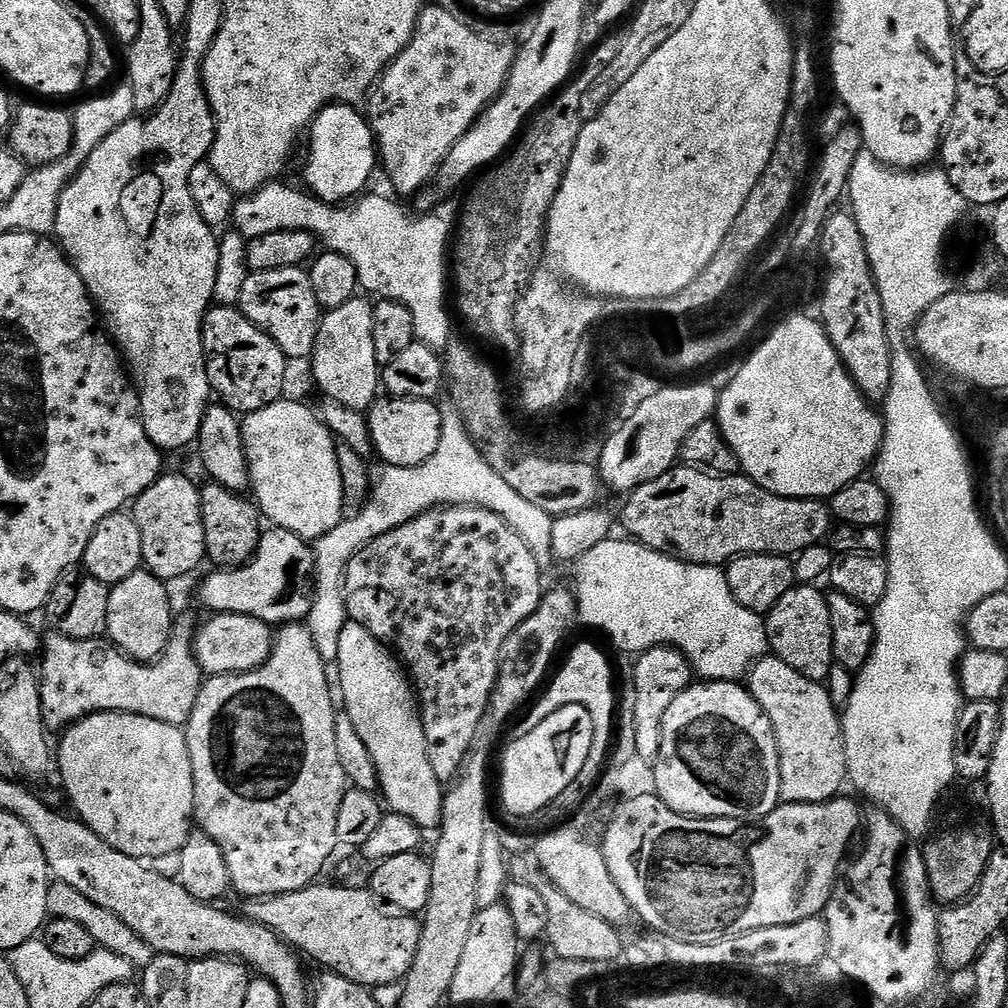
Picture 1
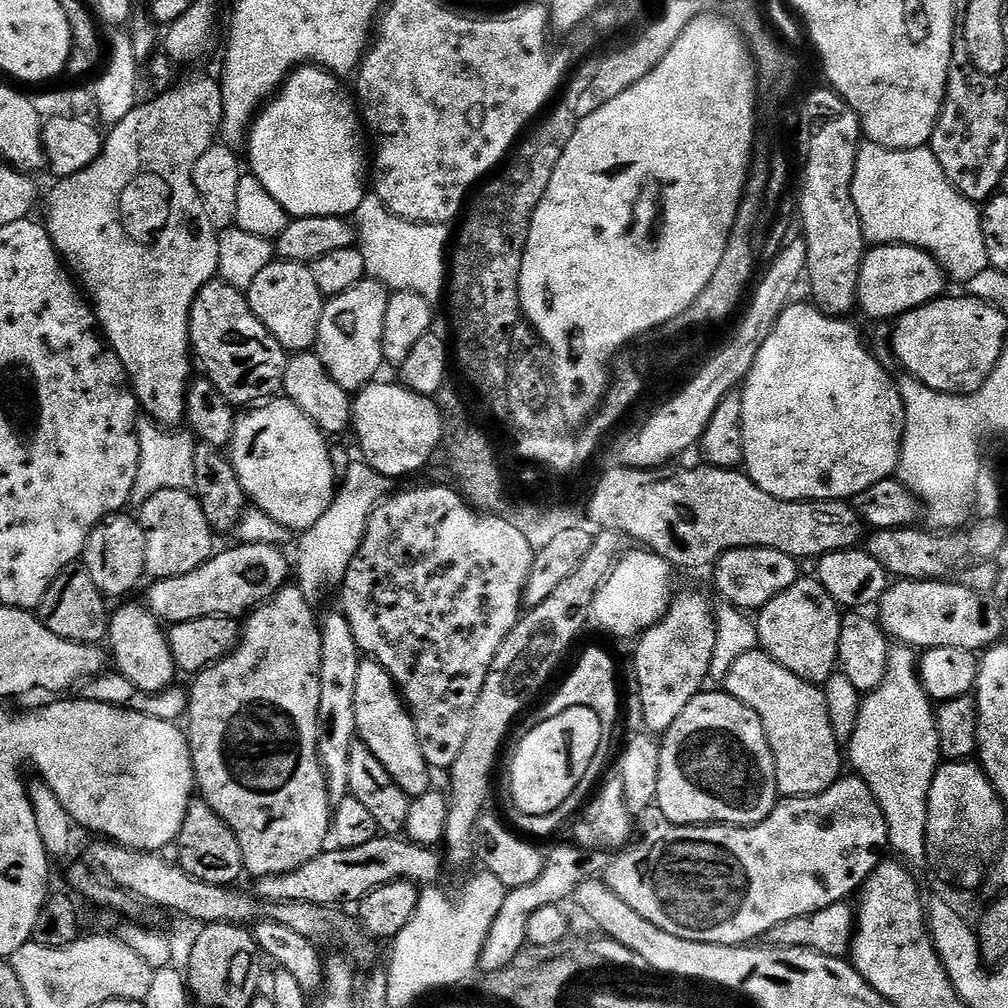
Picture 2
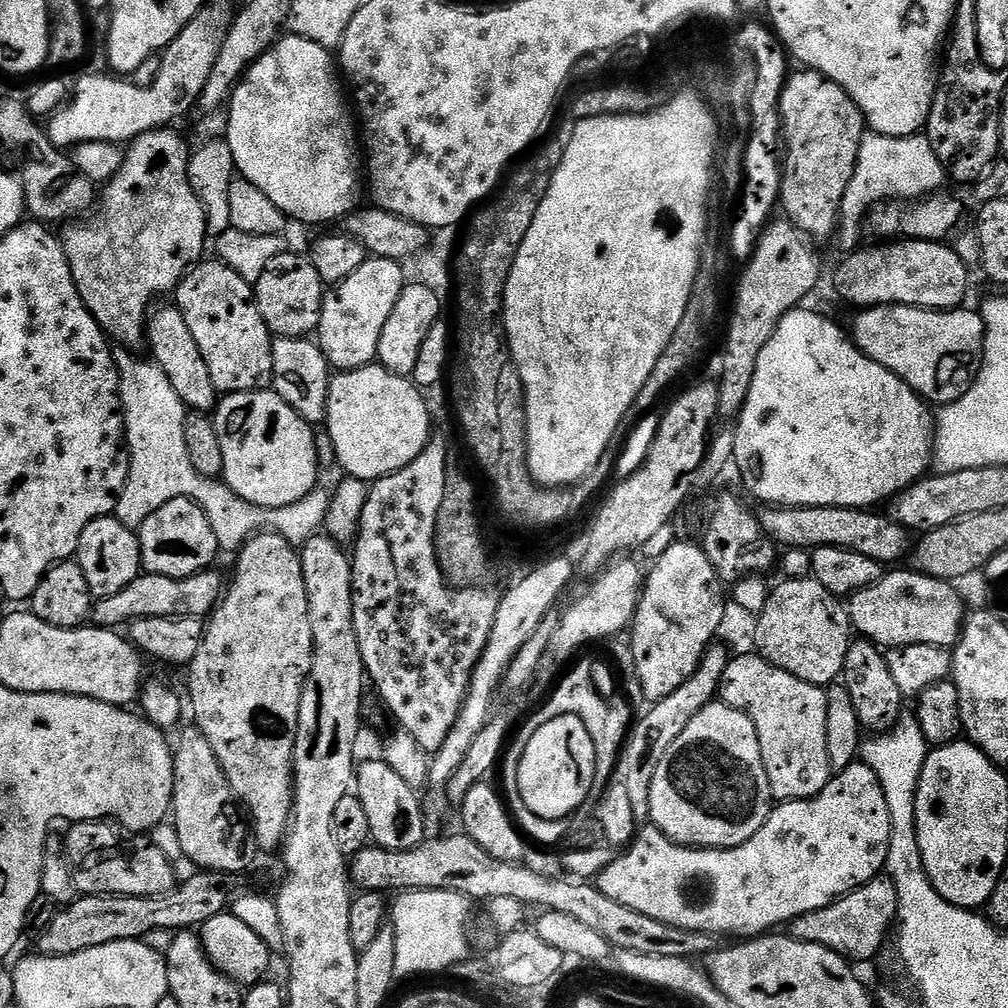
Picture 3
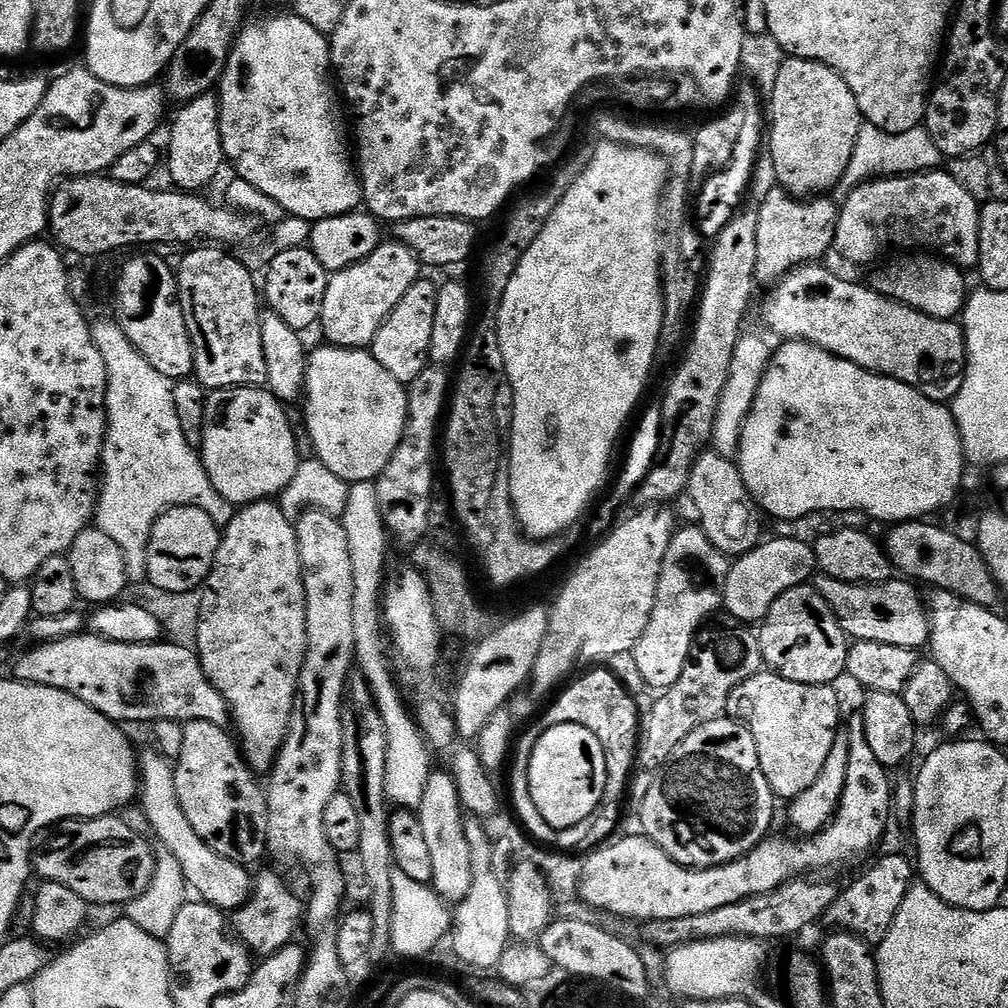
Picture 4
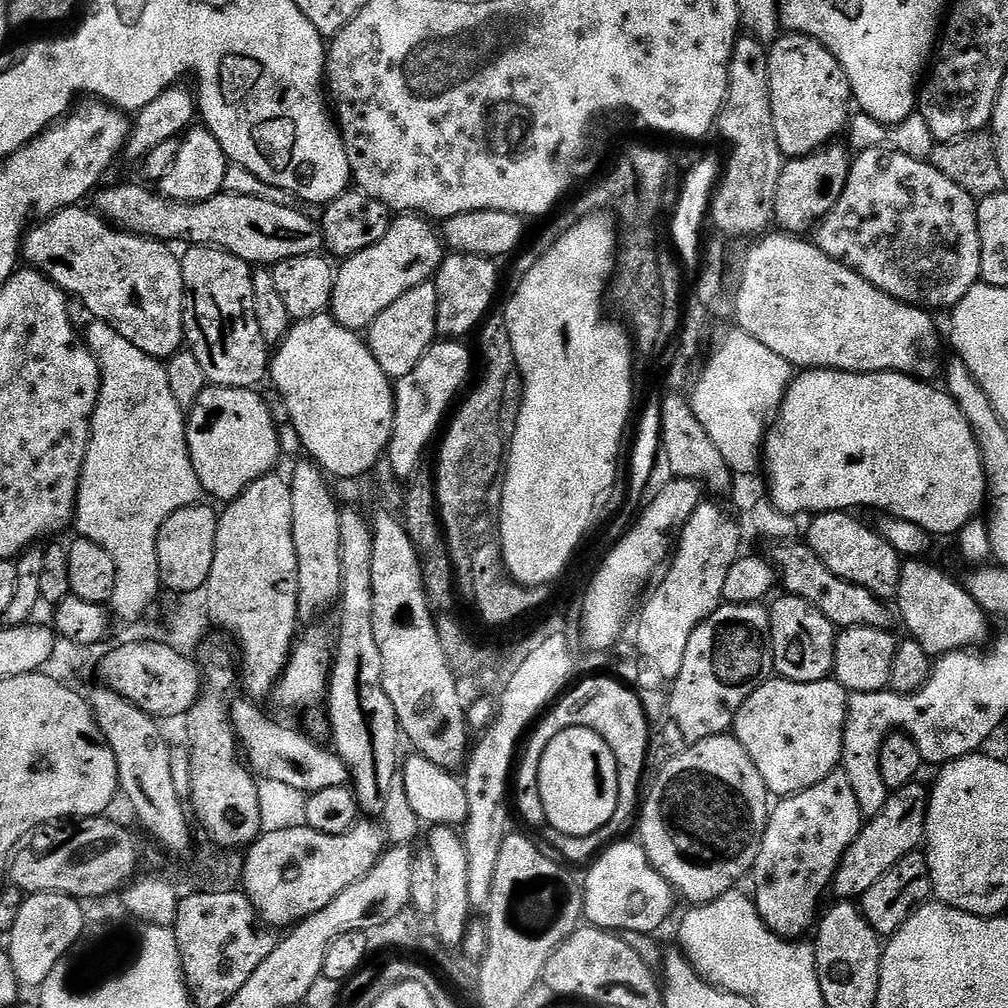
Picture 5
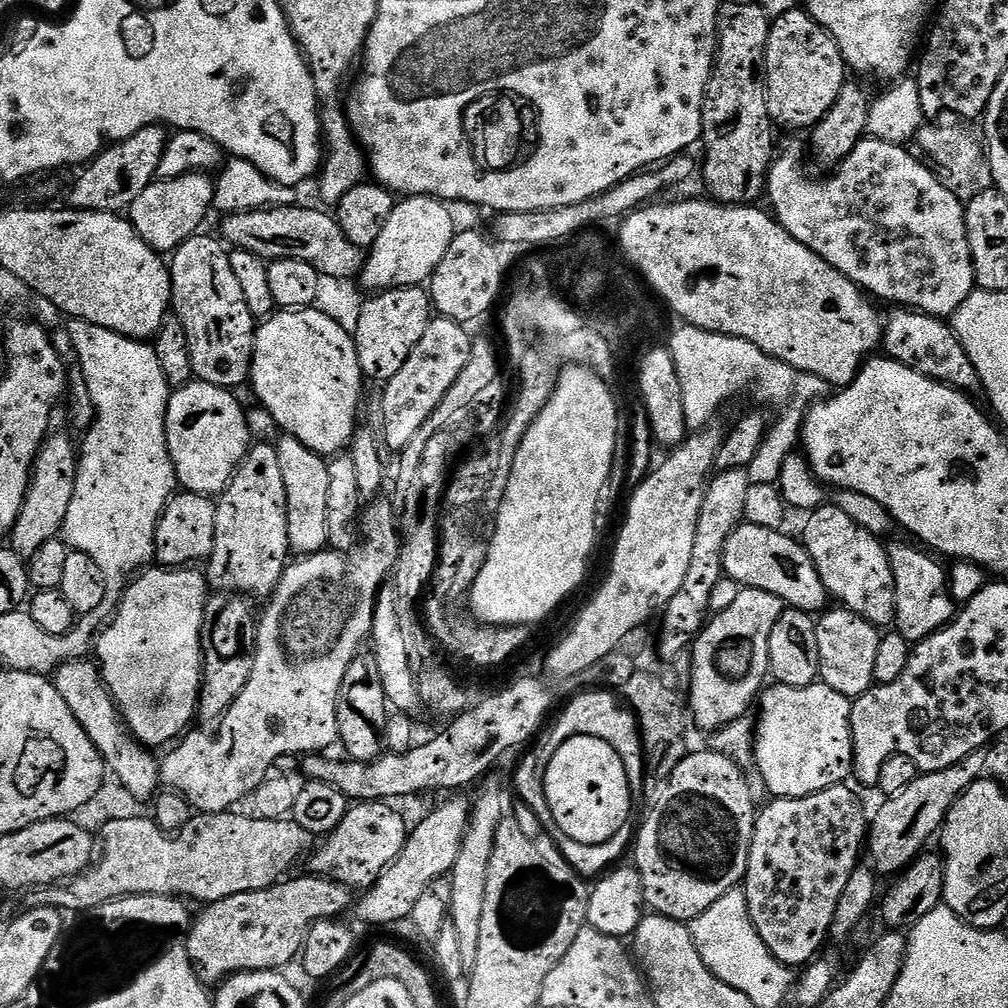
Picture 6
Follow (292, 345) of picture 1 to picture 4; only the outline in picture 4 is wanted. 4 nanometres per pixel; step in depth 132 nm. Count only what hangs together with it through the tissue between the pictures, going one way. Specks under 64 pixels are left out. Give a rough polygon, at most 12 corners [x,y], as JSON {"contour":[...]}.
{"contour":[[307,246],[280,252],[263,299],[286,326],[320,323],[329,275]]}

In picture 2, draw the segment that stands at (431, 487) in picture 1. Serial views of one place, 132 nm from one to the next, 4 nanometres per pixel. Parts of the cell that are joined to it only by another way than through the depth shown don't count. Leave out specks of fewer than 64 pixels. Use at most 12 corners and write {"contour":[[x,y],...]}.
{"contour":[[343,469],[326,514],[299,533],[294,576],[310,602],[343,585],[389,495],[389,477]]}

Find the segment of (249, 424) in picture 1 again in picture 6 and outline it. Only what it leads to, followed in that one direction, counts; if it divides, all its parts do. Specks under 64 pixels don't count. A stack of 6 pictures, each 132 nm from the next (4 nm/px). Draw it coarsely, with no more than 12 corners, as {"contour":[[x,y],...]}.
{"contour":[[227,388],[169,395],[166,442],[179,487],[219,497],[248,454]]}

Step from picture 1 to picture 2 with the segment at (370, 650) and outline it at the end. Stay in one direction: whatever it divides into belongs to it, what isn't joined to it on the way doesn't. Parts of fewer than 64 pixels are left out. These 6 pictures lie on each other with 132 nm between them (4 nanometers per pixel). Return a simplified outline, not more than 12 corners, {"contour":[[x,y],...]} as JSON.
{"contour":[[361,659],[359,739],[410,798],[433,787],[392,676]]}

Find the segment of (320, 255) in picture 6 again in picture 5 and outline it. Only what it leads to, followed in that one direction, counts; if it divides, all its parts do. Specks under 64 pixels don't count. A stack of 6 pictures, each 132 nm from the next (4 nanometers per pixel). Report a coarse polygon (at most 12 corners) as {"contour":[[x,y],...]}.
{"contour":[[97,191],[119,231],[207,246],[249,266],[325,251],[296,206],[221,194],[177,204]]}

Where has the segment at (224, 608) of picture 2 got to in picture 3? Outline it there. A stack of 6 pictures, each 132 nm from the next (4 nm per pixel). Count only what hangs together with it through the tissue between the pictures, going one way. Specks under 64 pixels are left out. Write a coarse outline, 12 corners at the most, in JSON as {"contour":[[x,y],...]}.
{"contour":[[216,570],[185,580],[142,574],[96,600],[91,623],[204,618],[222,595]]}

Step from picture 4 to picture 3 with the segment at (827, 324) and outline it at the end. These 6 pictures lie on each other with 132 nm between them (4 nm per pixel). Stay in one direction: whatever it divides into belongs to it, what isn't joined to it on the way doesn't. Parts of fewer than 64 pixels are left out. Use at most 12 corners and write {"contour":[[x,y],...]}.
{"contour":[[968,306],[863,309],[861,354],[929,405],[966,394],[984,354]]}

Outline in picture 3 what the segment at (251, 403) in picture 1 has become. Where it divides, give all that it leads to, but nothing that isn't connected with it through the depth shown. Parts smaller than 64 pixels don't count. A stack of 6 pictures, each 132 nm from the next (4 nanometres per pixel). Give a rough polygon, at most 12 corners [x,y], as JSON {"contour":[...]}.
{"contour":[[205,259],[174,293],[217,393],[272,382],[253,285]]}

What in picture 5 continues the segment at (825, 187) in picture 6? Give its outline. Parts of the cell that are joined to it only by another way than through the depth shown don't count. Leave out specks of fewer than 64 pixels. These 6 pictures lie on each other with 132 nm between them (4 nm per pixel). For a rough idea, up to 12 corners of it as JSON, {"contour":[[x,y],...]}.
{"contour":[[871,148],[814,243],[904,304],[980,279],[977,201]]}

